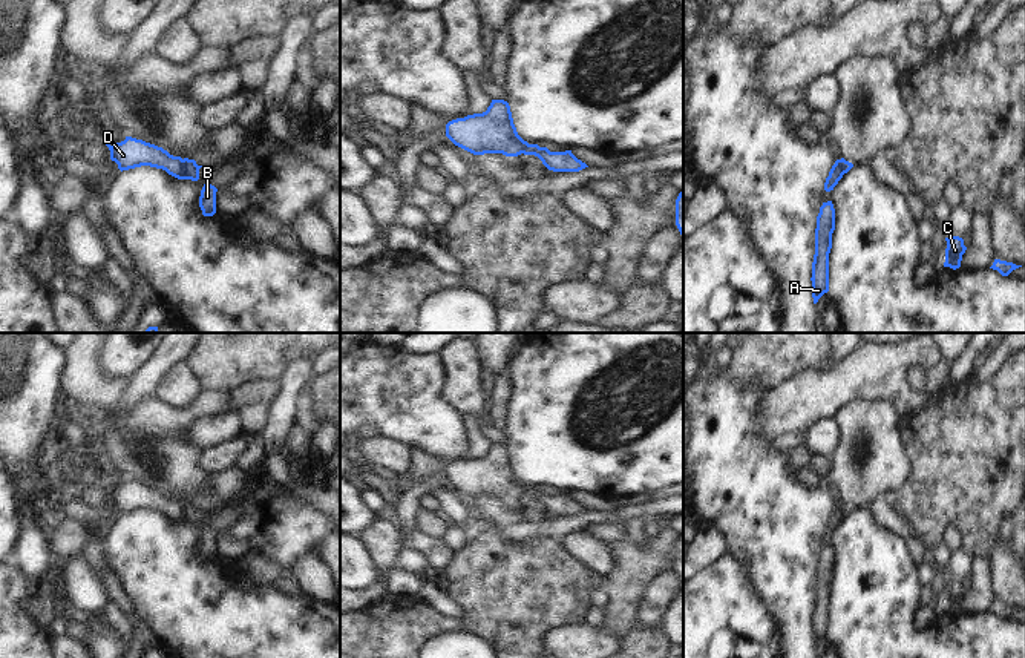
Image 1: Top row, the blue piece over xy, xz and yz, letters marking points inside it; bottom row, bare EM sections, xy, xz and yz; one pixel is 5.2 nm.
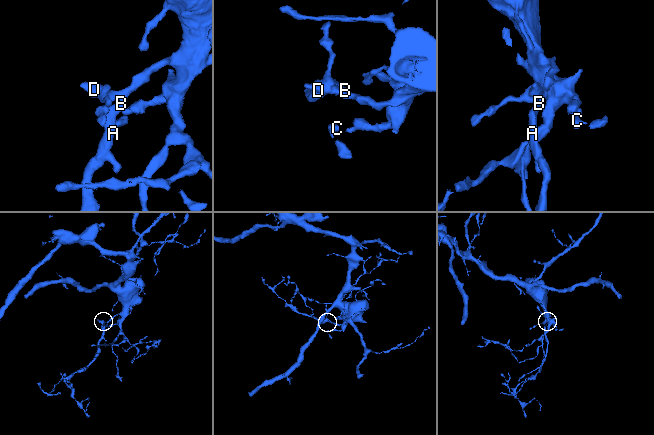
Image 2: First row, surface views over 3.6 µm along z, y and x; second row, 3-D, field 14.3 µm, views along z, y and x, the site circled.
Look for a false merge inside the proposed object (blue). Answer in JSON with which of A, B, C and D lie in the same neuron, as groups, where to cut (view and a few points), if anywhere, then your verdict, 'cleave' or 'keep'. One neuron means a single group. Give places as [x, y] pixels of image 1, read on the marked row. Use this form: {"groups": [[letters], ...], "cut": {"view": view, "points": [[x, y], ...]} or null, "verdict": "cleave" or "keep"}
{"groups": [["A", "B", "C"], ["D"]], "cut": {"view": "xy", "points": [[181, 160], [184, 174], [189, 178]]}, "verdict": "cleave"}

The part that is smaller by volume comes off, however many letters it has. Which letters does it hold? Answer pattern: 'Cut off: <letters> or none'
Cut off: D

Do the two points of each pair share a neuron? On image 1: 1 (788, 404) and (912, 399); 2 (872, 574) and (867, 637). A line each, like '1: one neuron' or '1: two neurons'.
1: one neuron
2: one neuron

